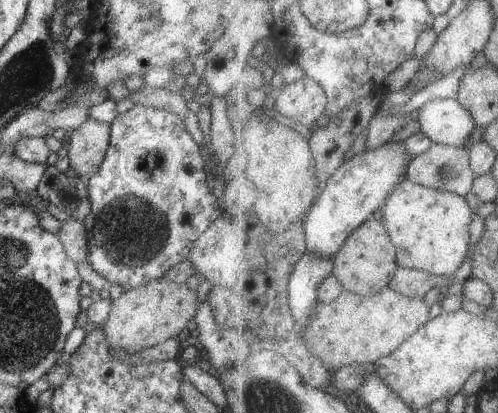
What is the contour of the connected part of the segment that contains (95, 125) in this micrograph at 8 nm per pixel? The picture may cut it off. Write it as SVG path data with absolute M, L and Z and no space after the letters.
M88 118L73 132L68 144L69 168L84 179L90 178L104 160L110 138L110 123Z

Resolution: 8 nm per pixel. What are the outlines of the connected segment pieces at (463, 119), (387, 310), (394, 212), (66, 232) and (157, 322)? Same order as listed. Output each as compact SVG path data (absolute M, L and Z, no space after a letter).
M436 99L420 110L422 131L435 143L464 147L479 124L458 99Z
M391 286L383 292L366 298L352 291L344 291L334 302L320 302L316 306L316 316L305 330L304 341L308 350L333 372L345 366L377 363L380 358L395 353L432 320L431 306L425 298L406 296Z
M407 178L391 194L384 212L384 223L399 250L399 265L422 269L442 277L454 277L471 256L472 222L476 216L471 202L462 195L431 189Z
M69 217L61 221L57 237L65 248L66 254L76 263L84 262L88 254L85 224Z
M166 278L150 281L146 286L141 286L129 291L124 291L118 298L111 300L111 309L102 325L110 349L121 348L129 353L135 353L163 342L168 339L178 338L178 334L195 319L202 292L191 289L186 283L172 283Z

